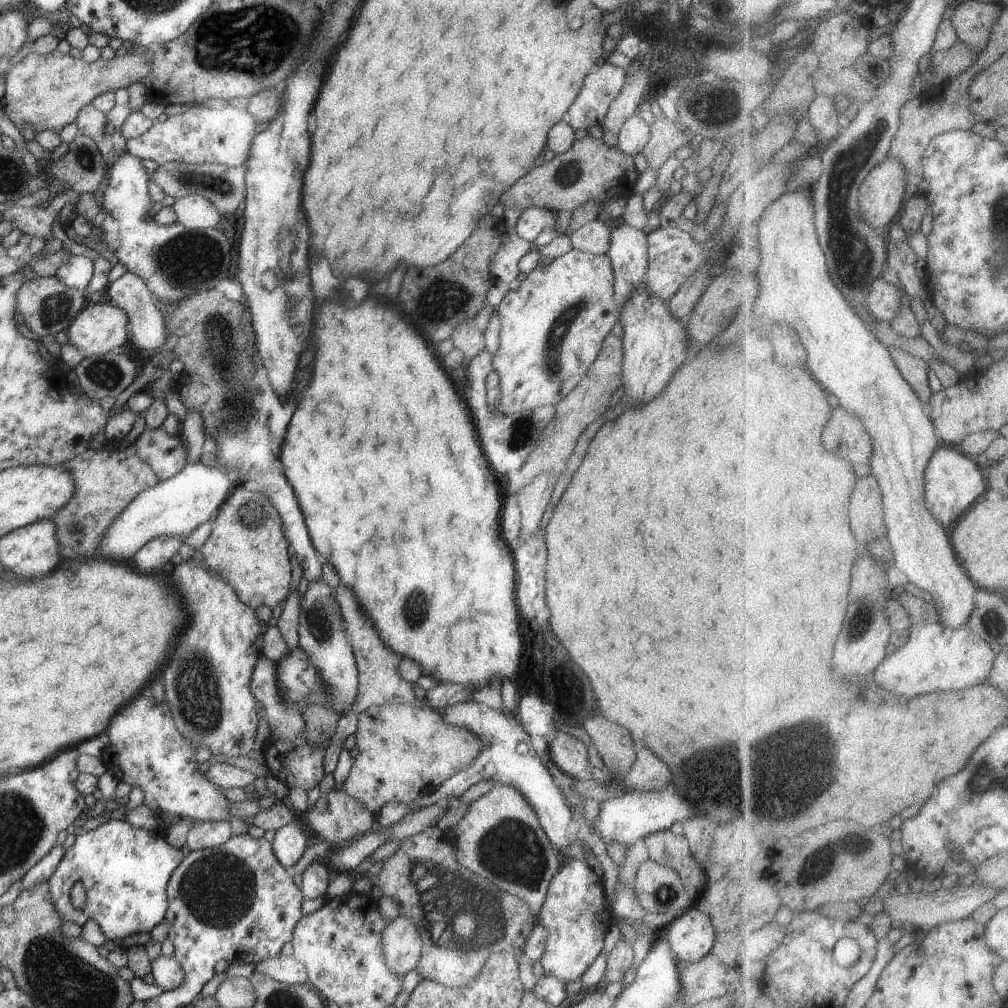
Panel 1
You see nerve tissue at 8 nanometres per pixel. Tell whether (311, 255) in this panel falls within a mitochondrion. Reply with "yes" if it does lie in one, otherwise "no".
no

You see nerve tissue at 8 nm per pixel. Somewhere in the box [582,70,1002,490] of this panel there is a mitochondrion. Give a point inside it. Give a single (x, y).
(855, 258)

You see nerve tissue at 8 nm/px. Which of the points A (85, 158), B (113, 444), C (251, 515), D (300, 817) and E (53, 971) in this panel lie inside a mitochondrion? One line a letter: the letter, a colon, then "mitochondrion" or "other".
A: mitochondrion
B: other
C: mitochondrion
D: other
E: mitochondrion

